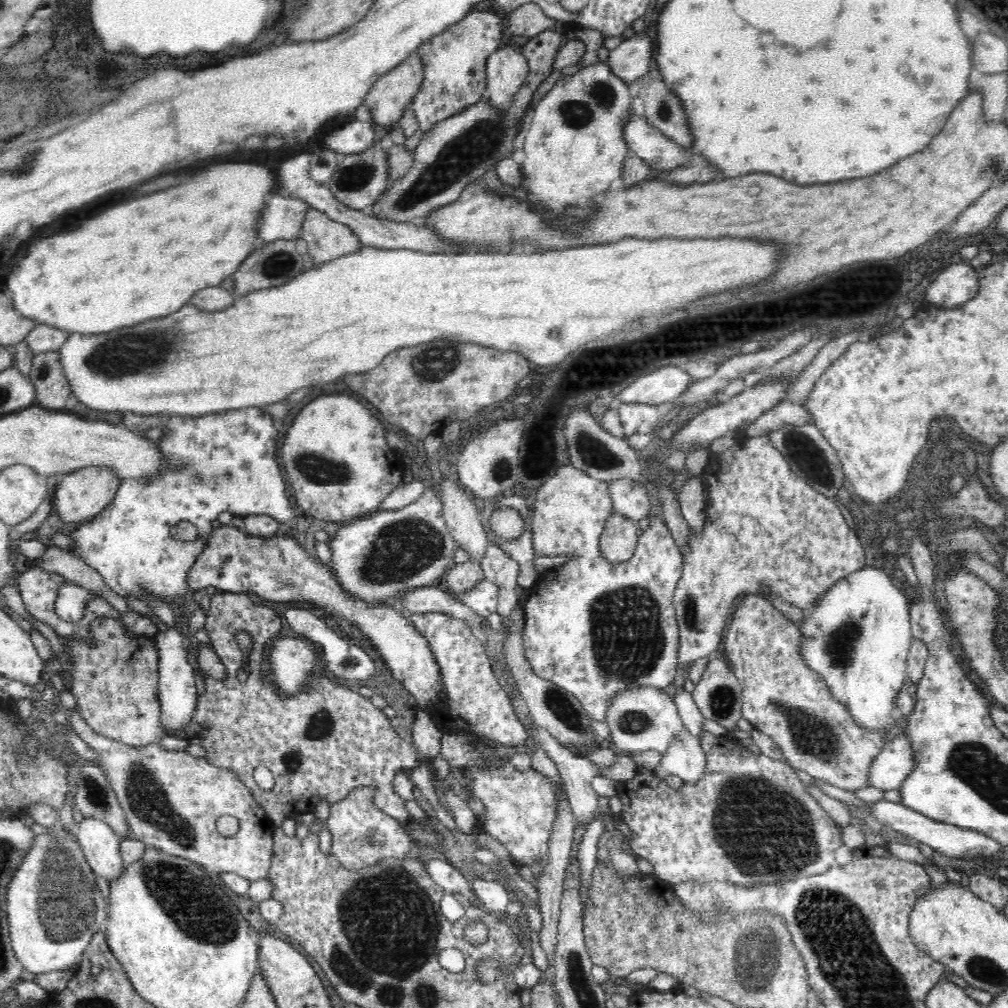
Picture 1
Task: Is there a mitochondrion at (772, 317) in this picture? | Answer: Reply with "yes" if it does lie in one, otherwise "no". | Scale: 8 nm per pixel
yes

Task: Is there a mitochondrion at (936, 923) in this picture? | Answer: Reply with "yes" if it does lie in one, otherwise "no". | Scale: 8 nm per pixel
no

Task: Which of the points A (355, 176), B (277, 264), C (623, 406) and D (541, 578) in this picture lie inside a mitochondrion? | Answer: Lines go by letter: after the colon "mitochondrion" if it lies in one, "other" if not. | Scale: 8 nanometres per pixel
A: mitochondrion
B: mitochondrion
C: other
D: other

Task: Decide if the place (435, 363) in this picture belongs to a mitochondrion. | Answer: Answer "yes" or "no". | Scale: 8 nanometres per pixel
yes

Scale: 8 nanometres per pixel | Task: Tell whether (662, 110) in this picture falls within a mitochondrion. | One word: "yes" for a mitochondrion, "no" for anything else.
yes

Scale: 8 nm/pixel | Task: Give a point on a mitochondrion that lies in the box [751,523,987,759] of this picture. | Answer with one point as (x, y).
(839, 642)

